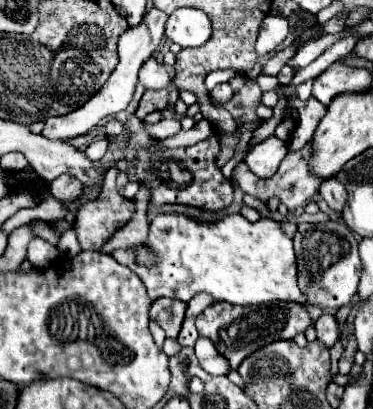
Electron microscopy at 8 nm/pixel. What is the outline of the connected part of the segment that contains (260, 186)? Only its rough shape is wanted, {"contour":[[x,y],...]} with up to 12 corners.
{"contour":[[310,144],[286,154],[274,178],[262,180],[244,162],[234,168],[242,192],[288,210],[318,194],[308,170]]}

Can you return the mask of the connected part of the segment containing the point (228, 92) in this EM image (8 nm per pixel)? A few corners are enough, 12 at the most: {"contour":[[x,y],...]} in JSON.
{"contour":[[218,84],[210,92],[216,102],[224,104],[234,96],[230,84]]}

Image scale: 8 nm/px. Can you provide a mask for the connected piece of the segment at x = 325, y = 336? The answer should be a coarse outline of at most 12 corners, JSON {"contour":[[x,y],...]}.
{"contour":[[320,316],[314,322],[316,336],[328,348],[338,340],[334,316]]}

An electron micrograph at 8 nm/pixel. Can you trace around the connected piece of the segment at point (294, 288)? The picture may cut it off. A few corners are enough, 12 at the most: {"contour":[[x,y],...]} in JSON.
{"contour":[[158,214],[112,256],[152,300],[306,304],[280,222]]}

